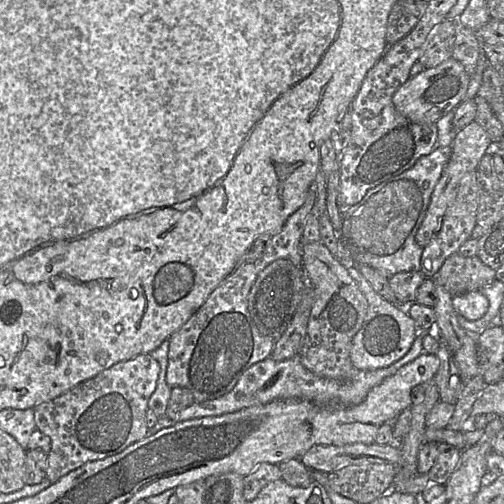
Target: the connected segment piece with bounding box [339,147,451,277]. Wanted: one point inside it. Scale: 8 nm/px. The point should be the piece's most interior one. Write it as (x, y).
(379, 231)

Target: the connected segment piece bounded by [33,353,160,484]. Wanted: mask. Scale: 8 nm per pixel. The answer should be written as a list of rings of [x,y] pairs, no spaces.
[[[149,354],[116,363],[66,393],[33,408],[36,429],[51,440],[46,477],[51,484],[87,462],[102,460],[146,438],[148,402],[156,389],[159,363]]]

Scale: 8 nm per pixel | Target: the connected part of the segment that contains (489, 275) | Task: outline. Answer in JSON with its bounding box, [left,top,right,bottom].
[434,253,496,297]

